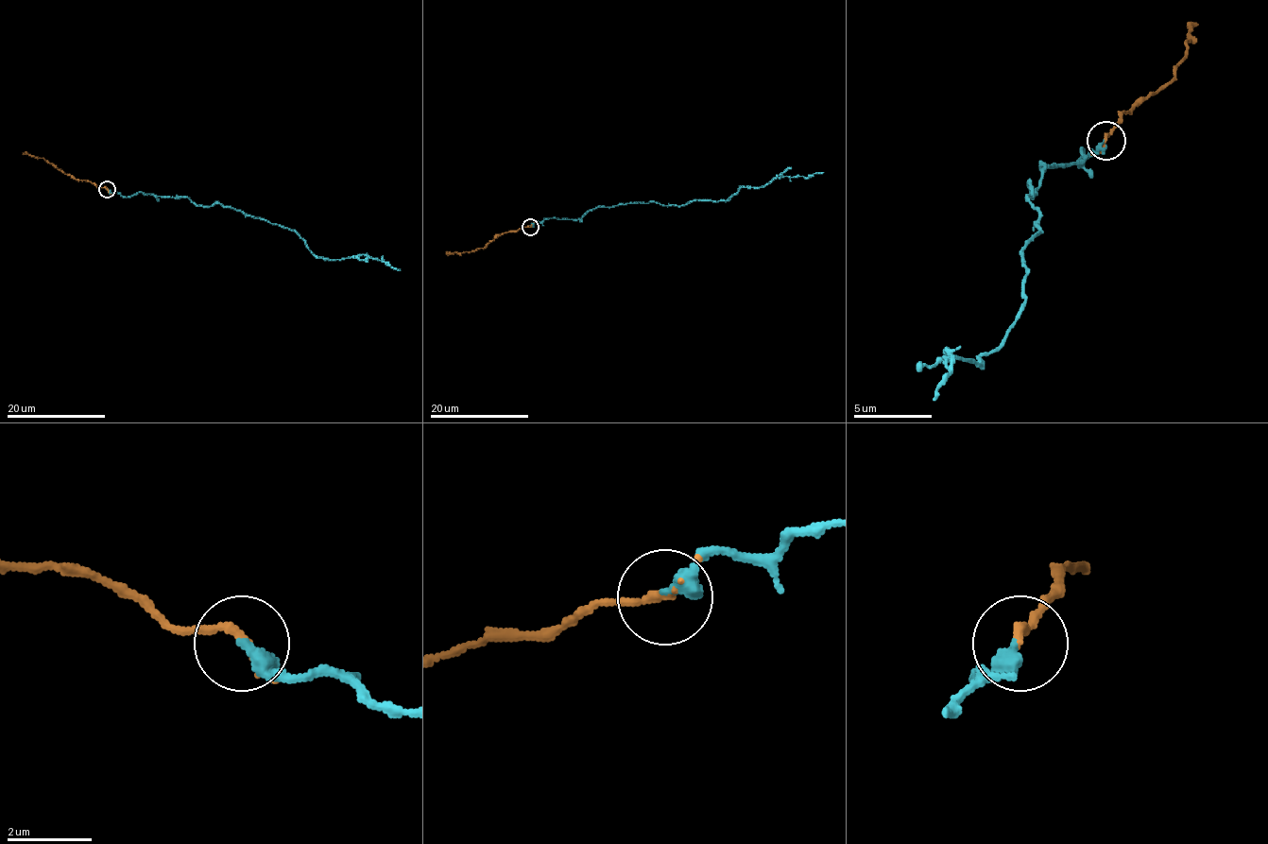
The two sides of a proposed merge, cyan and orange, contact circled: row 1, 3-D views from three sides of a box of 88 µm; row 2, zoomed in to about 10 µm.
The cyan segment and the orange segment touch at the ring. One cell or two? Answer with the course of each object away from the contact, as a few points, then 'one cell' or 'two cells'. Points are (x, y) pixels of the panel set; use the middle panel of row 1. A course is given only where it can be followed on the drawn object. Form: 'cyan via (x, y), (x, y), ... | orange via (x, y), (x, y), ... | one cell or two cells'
cyan via (530, 226), (550, 218), (582, 218), (598, 207), (626, 203), (717, 202), (742, 187), (823, 172) | orange via (530, 227), (498, 234), (483, 248), (471, 251), (446, 251) | one cell

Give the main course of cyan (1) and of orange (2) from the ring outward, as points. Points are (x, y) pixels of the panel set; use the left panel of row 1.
1: (107, 189), (127, 198), (139, 193), (220, 203), (294, 231), (318, 258), (367, 254), (400, 270)
2: (107, 189), (75, 179), (42, 158), (23, 153)

